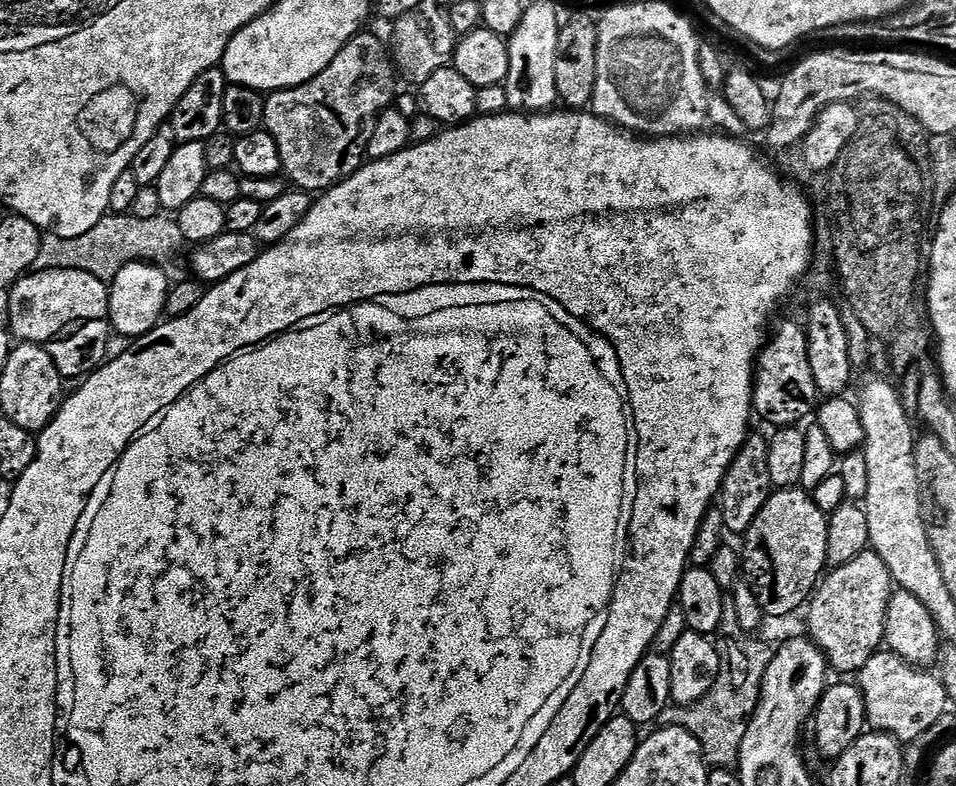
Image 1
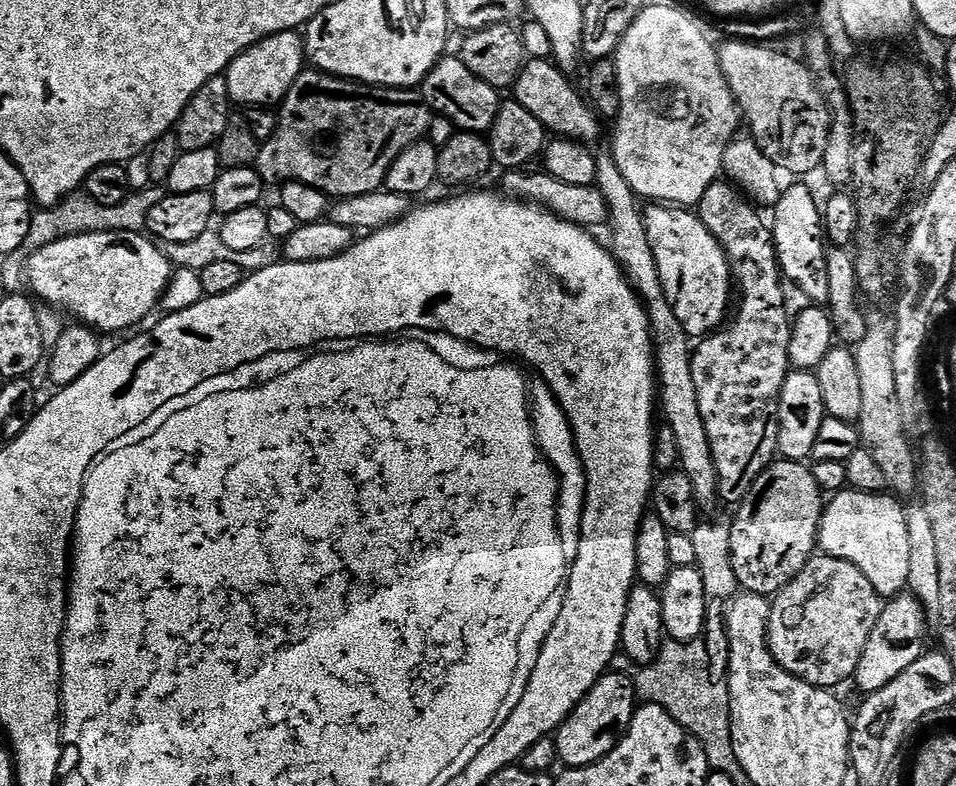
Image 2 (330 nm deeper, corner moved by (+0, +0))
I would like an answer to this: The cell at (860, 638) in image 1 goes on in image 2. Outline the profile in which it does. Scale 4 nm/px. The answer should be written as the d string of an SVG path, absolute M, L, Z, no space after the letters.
M813 555L806 567L772 600L768 649L778 666L799 680L805 680L815 688L836 690L843 680L851 681L855 677L862 650L866 650L866 642L870 642L870 630L874 630L874 622L878 622L881 607L882 597L874 590L874 586L870 586L870 578L866 578L858 566L833 556Z

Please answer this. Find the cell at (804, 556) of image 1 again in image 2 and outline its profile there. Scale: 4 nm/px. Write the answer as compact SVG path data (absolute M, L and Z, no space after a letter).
M777 459L754 482L754 486L735 509L736 517L731 517L732 569L737 575L739 587L759 596L775 597L776 593L788 585L806 567L818 548L816 535L820 529L820 515L826 503L822 495L821 481L817 473L808 469L807 463L799 460Z

